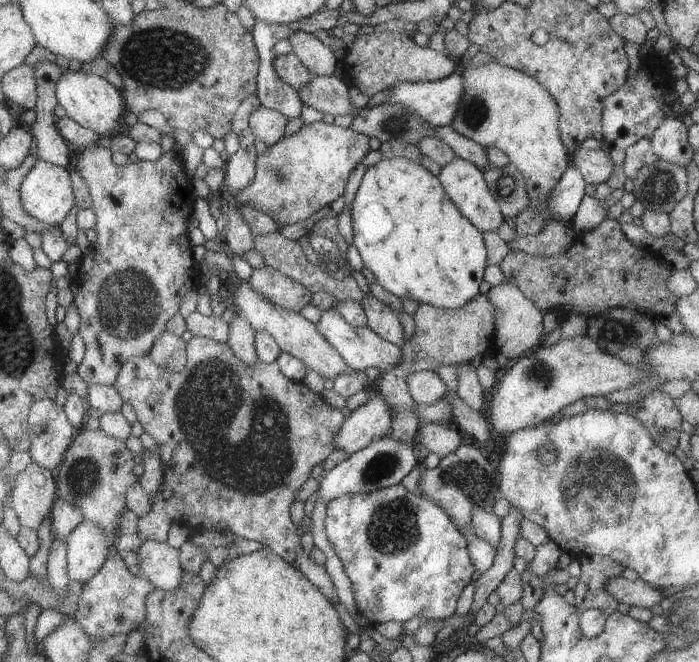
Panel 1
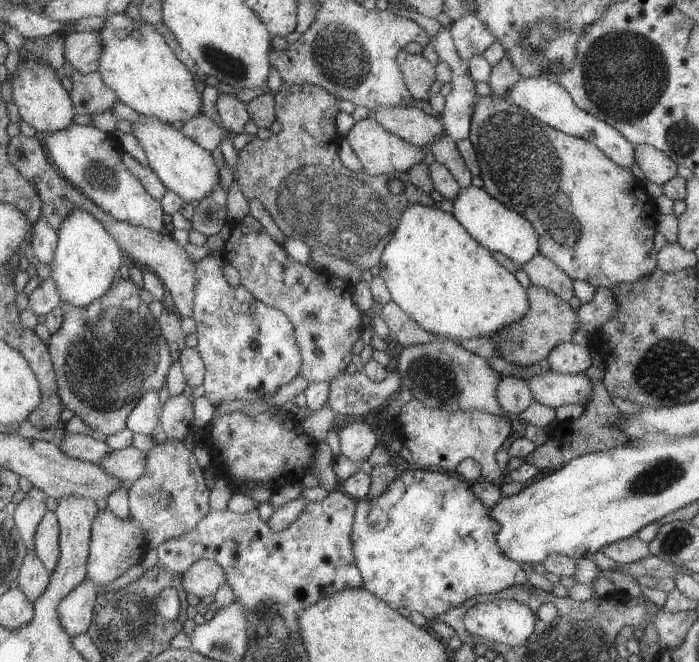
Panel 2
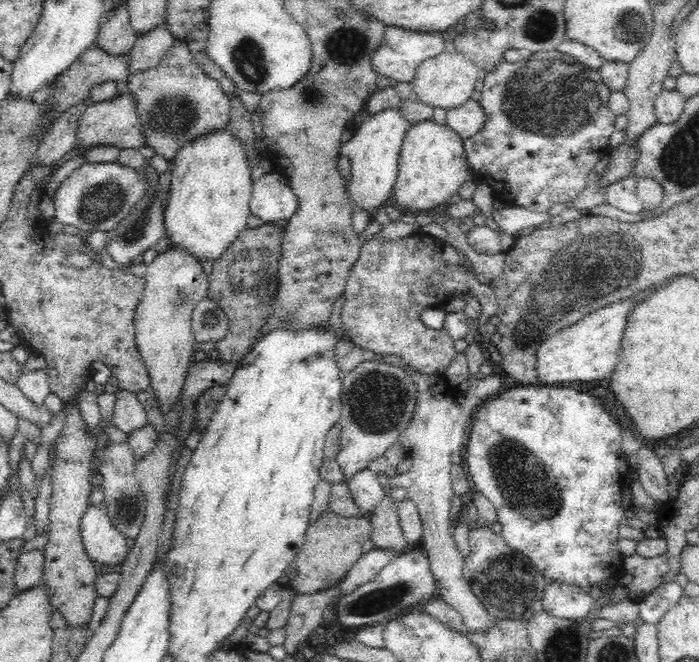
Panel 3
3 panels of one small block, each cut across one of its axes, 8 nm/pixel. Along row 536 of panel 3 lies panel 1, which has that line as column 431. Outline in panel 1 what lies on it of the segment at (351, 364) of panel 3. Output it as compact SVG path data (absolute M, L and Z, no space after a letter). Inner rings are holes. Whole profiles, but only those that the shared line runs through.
M425 423L419 426L415 441L417 447L424 446L429 453L434 453L441 459L457 450L461 444L459 433L446 425Z

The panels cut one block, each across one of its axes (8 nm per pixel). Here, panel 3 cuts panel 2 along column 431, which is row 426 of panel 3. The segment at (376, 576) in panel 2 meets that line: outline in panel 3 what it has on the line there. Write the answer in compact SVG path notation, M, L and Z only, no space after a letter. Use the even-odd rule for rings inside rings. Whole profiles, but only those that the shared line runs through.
M518 385L488 399L481 416L474 416L471 421L466 445L463 449L462 463L471 479L472 487L483 494L497 509L499 522L502 524L502 536L509 546L516 551L522 552L533 563L541 574L552 582L568 582L588 591L591 585L609 583L618 585L618 580L624 574L622 569L622 553L619 551L618 539L620 522L626 517L626 512L631 509L632 491L630 484L633 482L633 469L628 464L626 454L620 445L620 424L603 409L598 397L578 391L571 387L560 387L557 385Z

